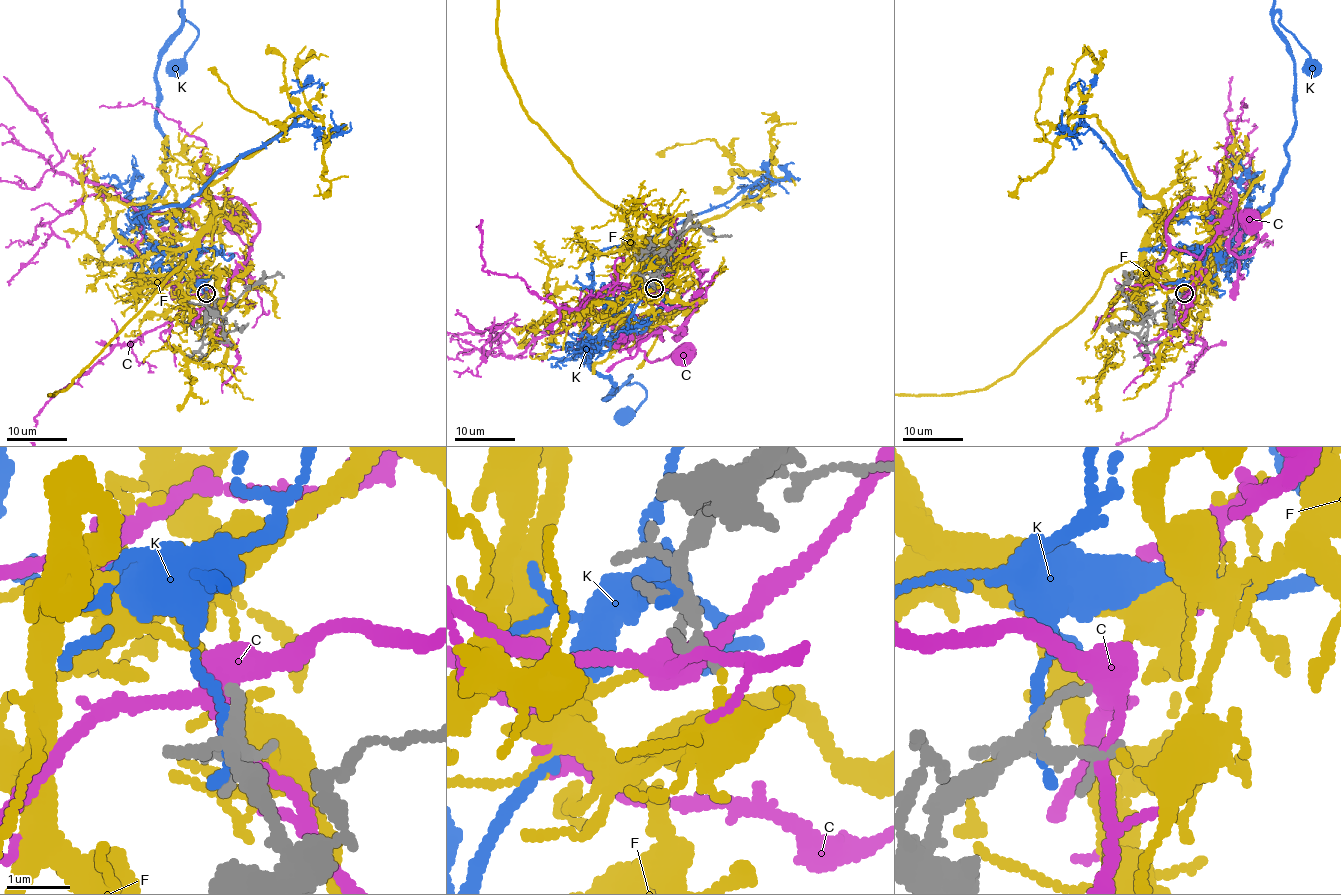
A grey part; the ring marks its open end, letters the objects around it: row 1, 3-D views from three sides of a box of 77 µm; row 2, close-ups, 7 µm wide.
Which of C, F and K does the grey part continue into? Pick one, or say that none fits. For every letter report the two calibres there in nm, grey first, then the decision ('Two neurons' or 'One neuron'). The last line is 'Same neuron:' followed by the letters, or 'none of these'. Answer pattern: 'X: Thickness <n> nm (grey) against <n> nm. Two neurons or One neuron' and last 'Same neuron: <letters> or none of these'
C: Thickness 150 nm (grey) against 360 nm. Two neurons
F: Thickness 110 nm (grey) against 240 nm. Two neurons
K: Thickness 200 nm (grey) against 170 nm. Two neurons
Same neuron: none of these

